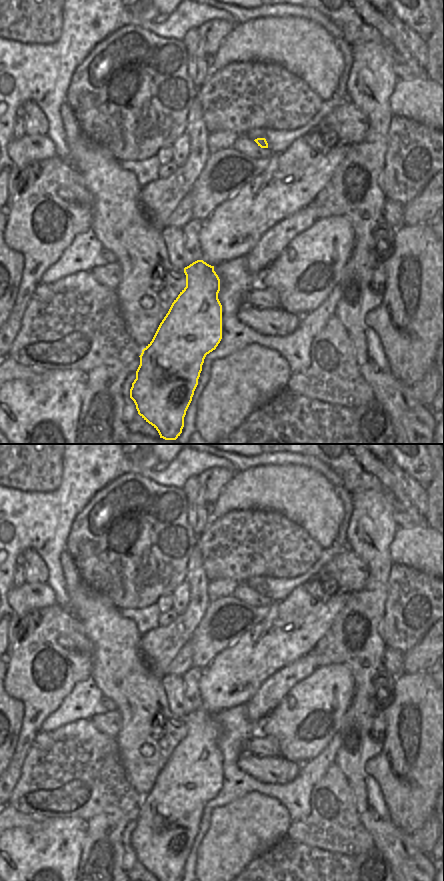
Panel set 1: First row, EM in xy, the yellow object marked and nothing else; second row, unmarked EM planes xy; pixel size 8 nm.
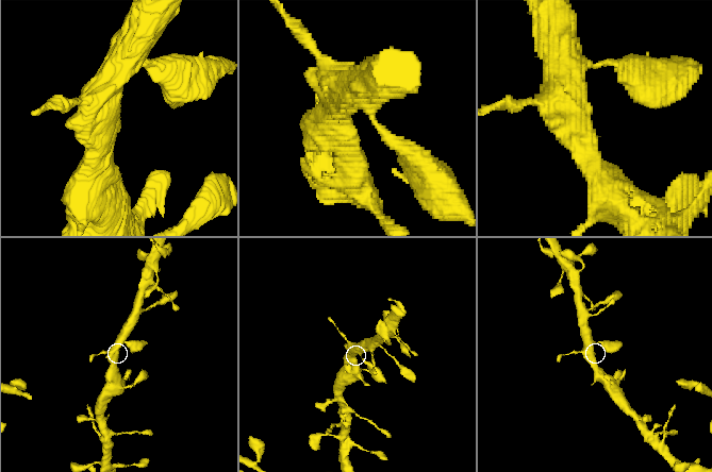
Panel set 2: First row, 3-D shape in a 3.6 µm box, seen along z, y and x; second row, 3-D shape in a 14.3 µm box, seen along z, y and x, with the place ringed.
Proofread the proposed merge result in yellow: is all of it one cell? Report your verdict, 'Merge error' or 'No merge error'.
No merge error.

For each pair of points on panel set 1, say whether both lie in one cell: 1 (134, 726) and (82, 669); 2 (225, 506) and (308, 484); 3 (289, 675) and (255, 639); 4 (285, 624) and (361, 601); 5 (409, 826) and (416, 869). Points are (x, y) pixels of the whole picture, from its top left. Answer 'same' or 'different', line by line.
1: different
2: same
3: different
4: different
5: different

